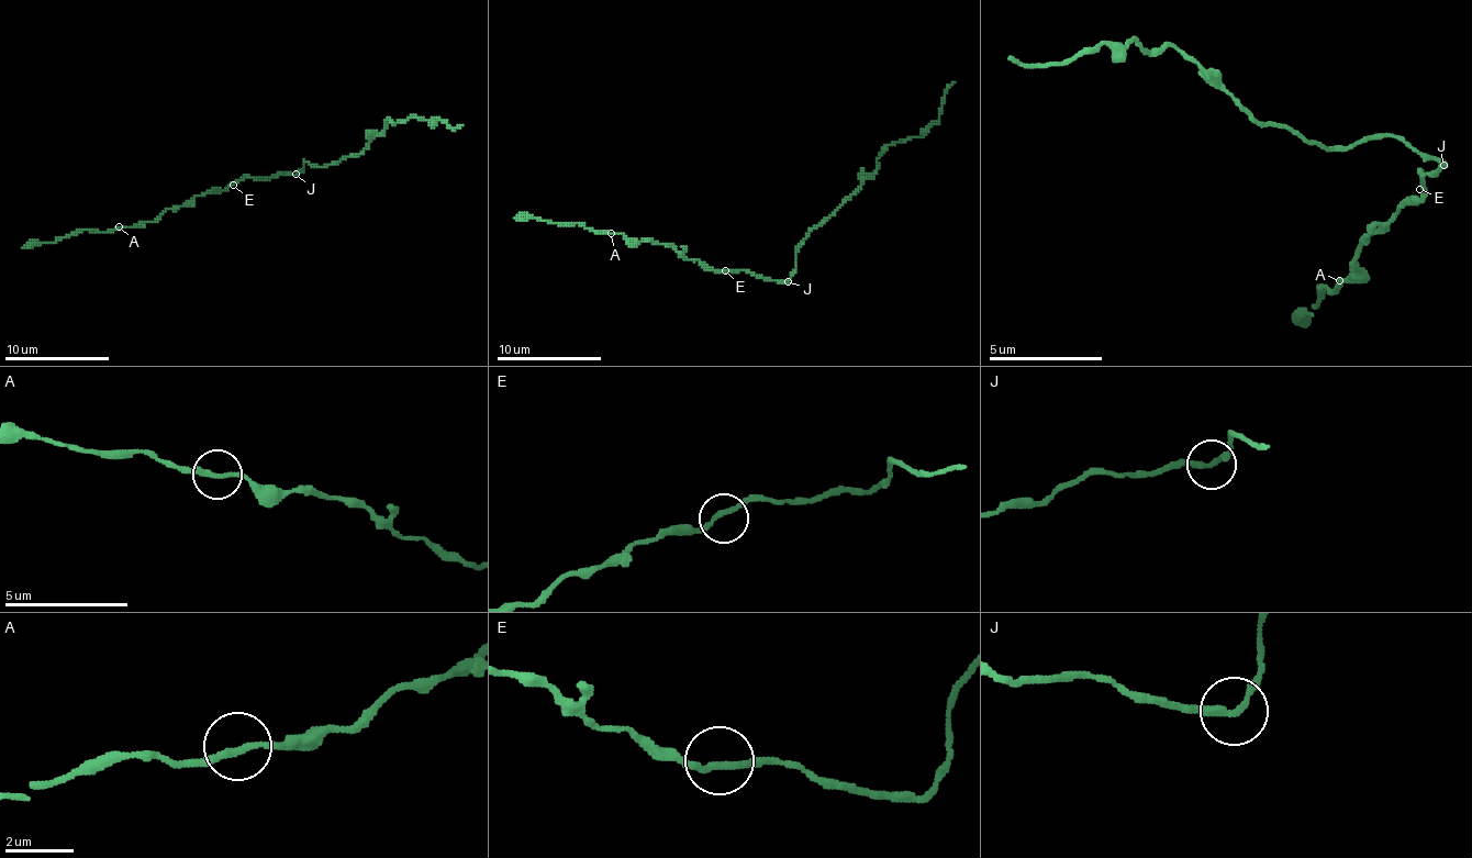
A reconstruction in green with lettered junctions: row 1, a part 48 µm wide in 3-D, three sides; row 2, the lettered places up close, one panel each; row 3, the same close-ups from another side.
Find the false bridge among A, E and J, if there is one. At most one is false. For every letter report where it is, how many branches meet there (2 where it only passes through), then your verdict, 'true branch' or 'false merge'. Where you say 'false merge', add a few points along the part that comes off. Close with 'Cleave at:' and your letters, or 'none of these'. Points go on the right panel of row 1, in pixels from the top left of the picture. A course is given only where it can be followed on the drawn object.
A: (1339, 280) | 2 | true branch
E: (1419, 189) | 2 | true branch
J: (1443, 165) | 2 | false merge | (1442, 166), (1396, 137), (1323, 149), (1259, 126), (1168, 46), (1145, 52), (1134, 41), (1043, 64), (1008, 58)
Cleave at: J

